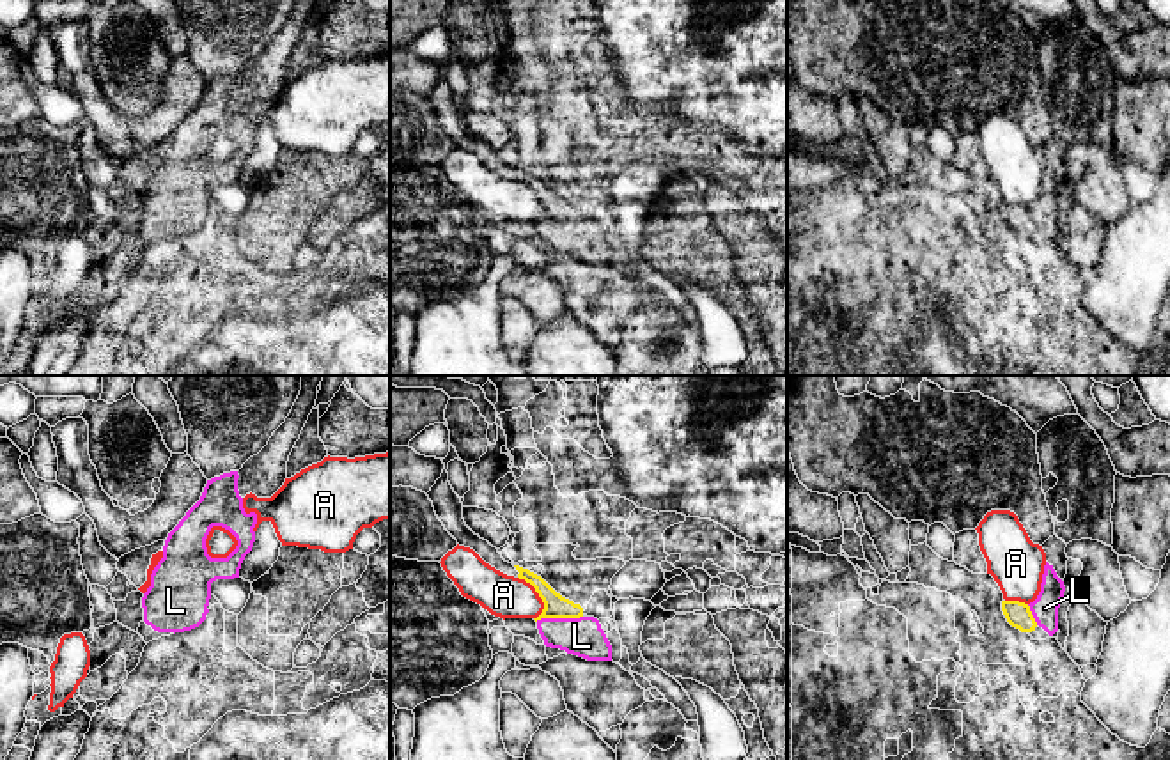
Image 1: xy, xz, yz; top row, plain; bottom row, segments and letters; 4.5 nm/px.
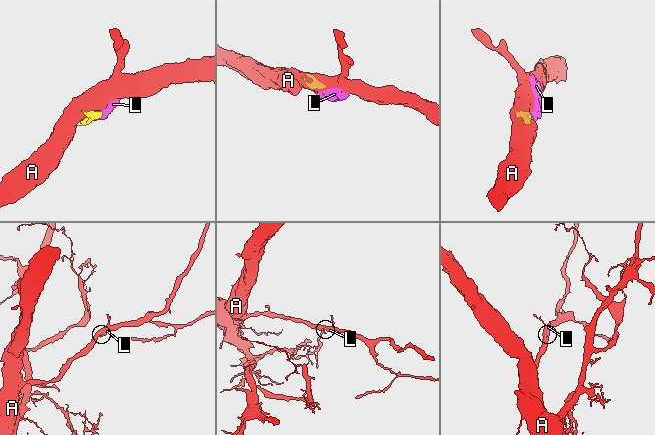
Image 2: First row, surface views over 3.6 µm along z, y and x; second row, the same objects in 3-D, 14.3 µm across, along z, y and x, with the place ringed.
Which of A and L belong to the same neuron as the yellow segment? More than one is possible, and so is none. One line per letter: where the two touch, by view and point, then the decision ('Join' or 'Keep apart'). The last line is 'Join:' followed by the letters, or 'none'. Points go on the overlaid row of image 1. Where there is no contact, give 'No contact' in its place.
A: Touches yellow at xz (539, 596). Keep apart
L: Touches yellow at xz (559, 617). Join
Join: L

